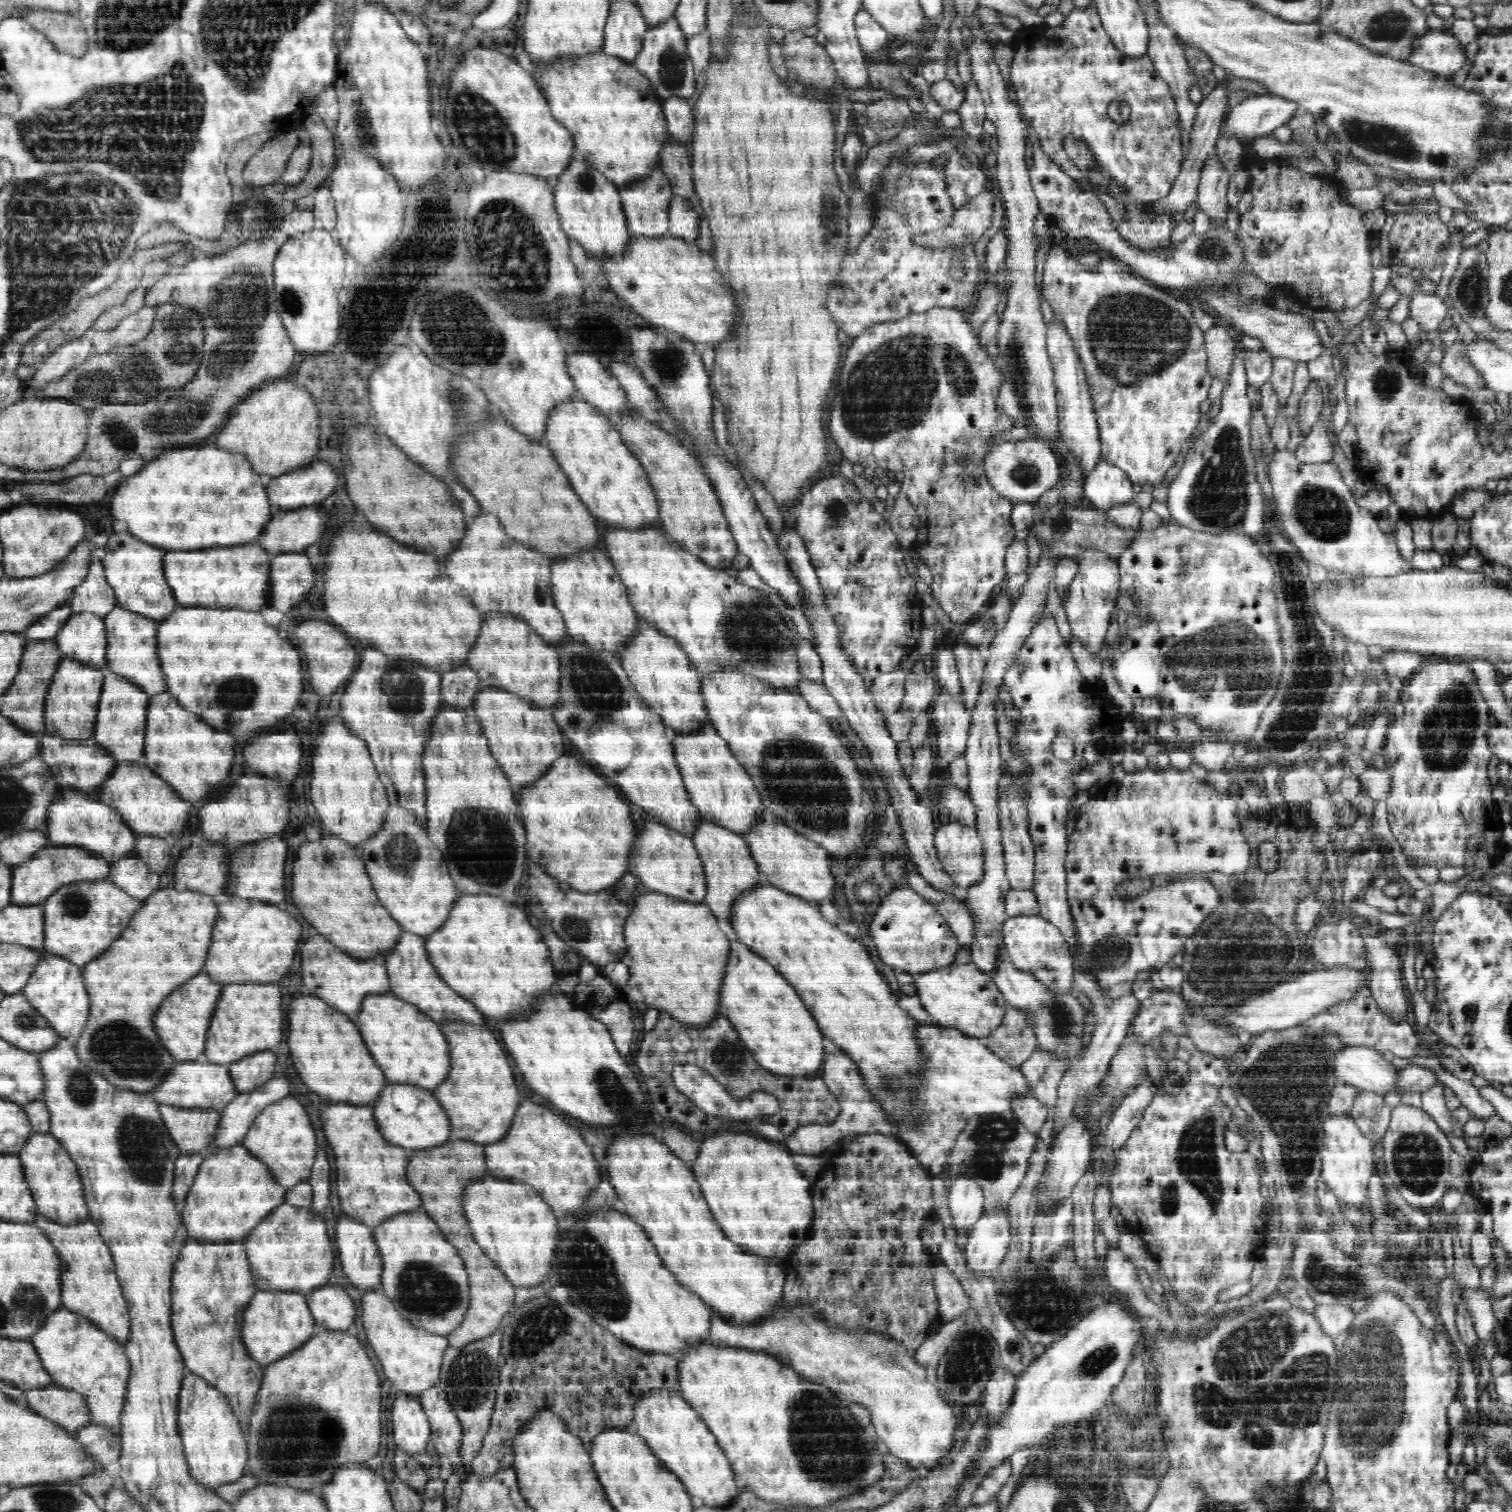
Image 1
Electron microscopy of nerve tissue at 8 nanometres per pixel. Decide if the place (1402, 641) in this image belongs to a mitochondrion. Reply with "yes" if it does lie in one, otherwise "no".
no

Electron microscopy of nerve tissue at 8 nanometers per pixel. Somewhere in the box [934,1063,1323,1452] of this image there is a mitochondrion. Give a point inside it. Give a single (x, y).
(1043, 1303)

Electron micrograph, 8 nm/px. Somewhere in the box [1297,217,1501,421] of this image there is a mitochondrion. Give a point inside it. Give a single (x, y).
(1470, 294)

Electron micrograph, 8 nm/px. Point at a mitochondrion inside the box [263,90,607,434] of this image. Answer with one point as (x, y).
(455, 325)

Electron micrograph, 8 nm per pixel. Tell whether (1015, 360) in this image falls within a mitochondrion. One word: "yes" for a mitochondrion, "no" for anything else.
yes

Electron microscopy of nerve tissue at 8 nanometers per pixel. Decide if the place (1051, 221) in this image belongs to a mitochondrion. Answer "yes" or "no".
no

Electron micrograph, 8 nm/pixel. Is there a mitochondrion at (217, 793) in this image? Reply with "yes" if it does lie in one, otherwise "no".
no

